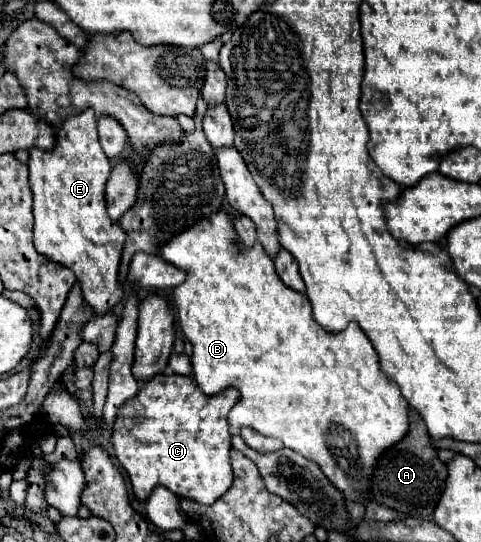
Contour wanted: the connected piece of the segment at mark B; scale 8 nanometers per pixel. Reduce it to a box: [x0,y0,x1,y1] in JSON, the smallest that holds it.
[161,210,409,504]

